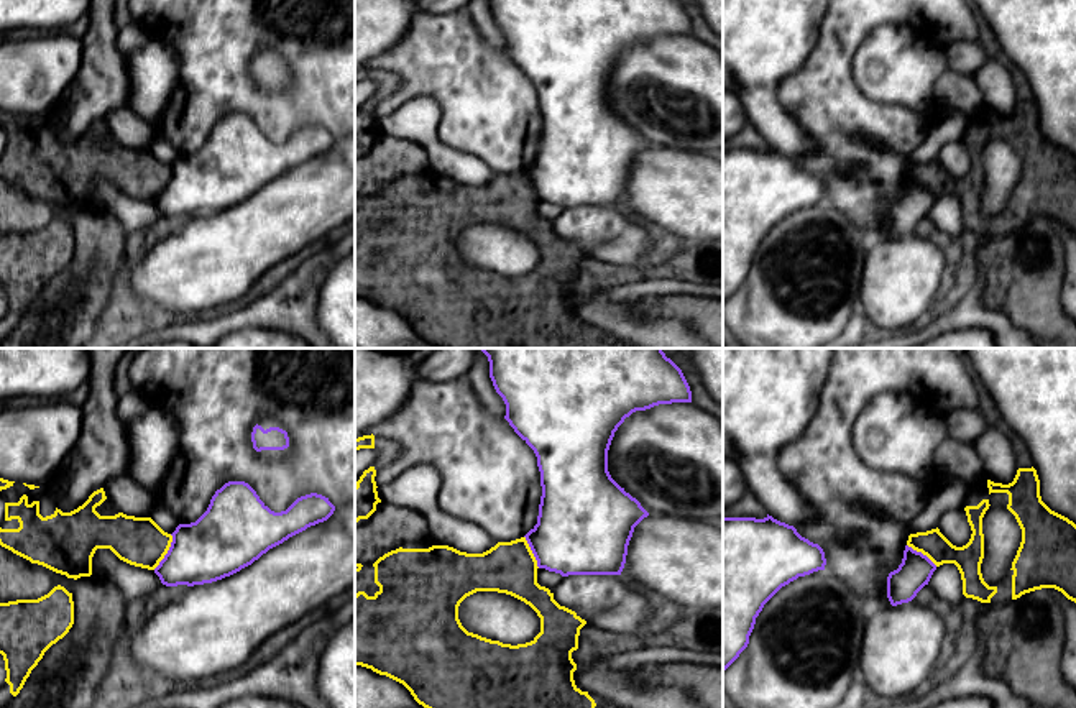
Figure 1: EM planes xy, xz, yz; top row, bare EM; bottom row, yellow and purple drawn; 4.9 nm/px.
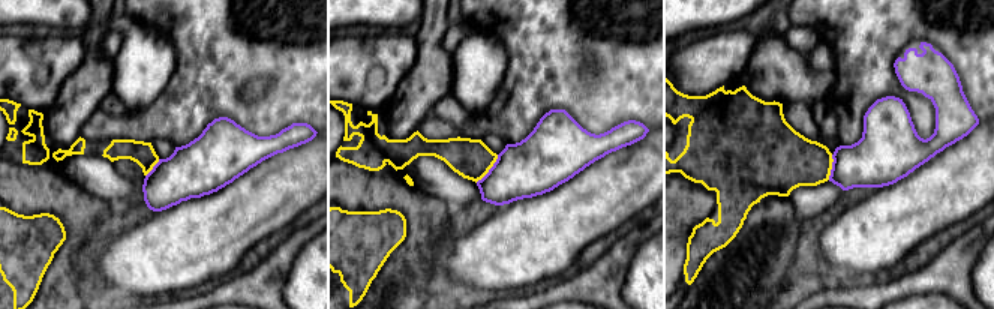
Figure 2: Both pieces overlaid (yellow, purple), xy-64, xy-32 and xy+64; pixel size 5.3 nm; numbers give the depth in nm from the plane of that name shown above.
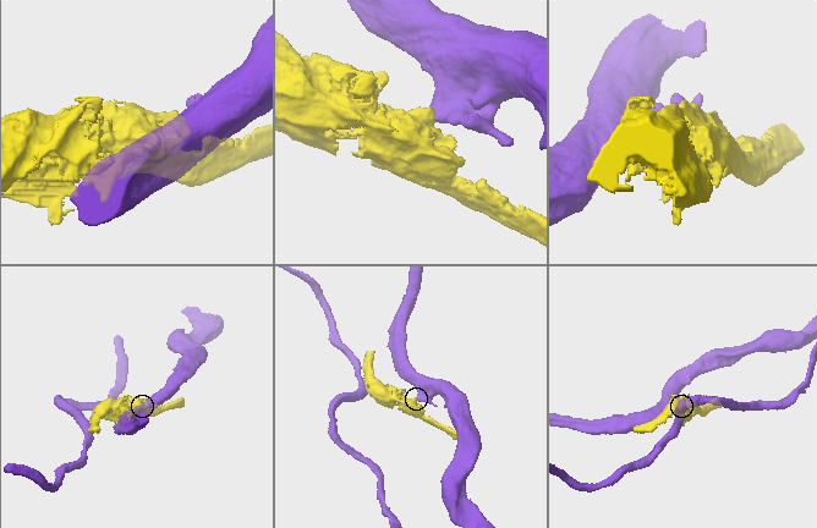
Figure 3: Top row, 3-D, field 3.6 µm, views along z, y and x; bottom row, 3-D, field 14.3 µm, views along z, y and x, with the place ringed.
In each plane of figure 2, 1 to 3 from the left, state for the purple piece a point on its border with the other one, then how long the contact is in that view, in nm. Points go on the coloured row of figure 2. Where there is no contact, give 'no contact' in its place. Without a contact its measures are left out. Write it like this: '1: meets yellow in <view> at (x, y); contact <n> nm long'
1: meets yellow in xy-64 at (152, 168); contact 120 nm long
2: meets yellow in xy-32 at (489, 168); contact 200 nm long
3: meets yellow in xy+64 at (831, 167); contact 140 nm long

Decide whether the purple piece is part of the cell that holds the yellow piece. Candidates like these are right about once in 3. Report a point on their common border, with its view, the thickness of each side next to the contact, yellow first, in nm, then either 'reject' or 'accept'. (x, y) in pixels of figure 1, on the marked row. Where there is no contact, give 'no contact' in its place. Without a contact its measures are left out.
contact xy (166, 552); calibres 240 and 320 nm; reject

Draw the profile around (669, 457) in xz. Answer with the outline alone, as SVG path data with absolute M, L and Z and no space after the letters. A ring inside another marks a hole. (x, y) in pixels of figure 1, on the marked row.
M693 402L626 417L611 440L608 471L649 514L723 524L723 422Z

